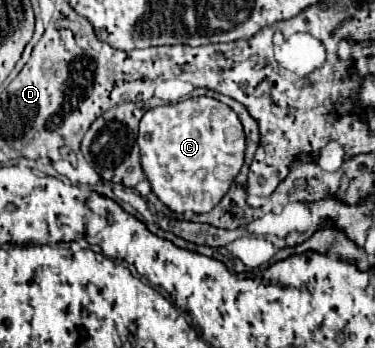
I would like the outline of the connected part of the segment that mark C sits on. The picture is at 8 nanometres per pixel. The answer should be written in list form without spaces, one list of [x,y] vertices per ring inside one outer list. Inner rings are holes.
[[[207,96],[187,98],[177,104],[167,104],[167,106],[157,106],[147,110],[145,116],[141,118],[137,144],[141,148],[143,172],[155,196],[169,210],[177,214],[185,214],[185,212],[203,214],[213,210],[221,202],[221,198],[227,194],[235,176],[239,174],[243,166],[243,154],[245,154],[245,134],[237,114],[223,102]]]

